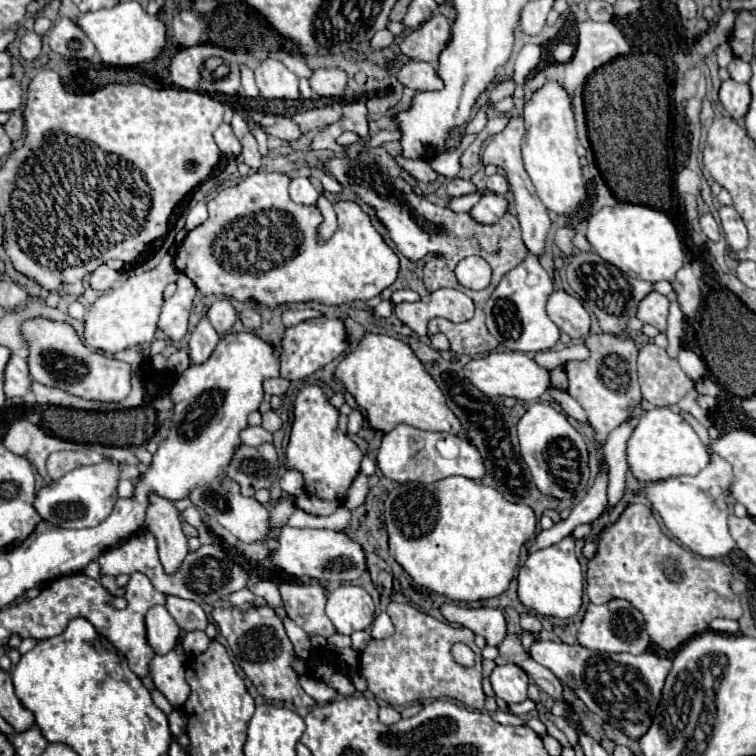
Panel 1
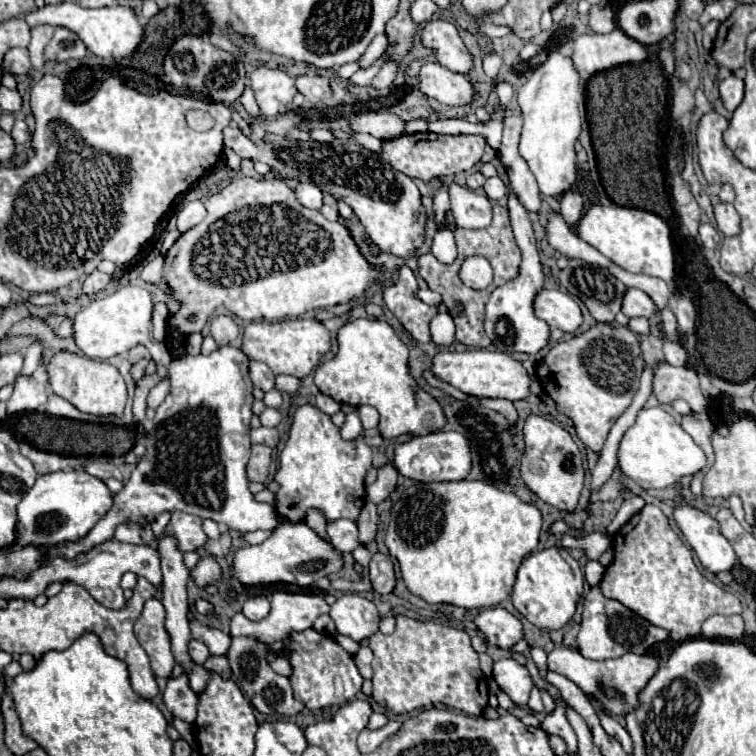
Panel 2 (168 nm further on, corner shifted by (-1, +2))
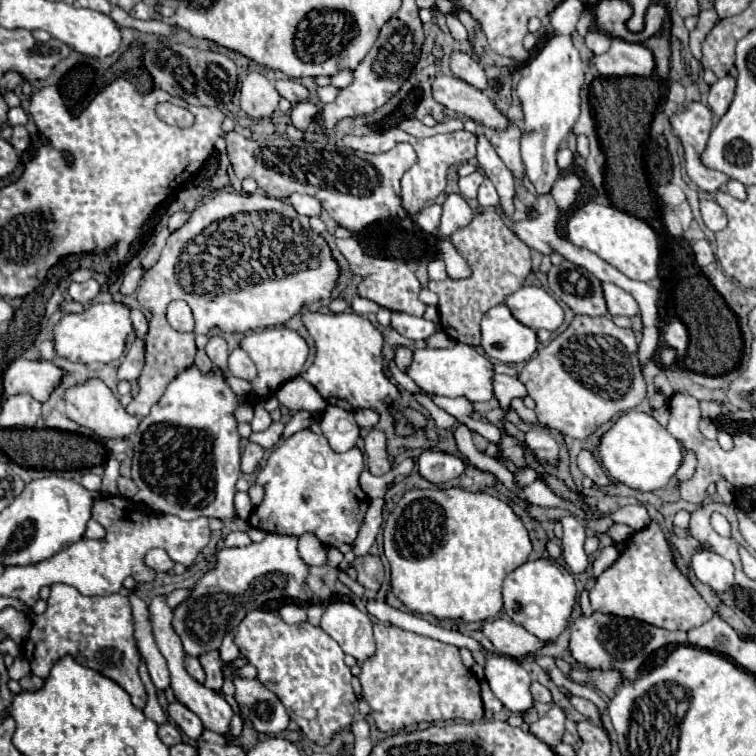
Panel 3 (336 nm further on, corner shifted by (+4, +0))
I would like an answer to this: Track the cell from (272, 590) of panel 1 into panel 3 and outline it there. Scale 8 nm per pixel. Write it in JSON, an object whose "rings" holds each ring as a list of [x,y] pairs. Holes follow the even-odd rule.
{"rings":[[[252,610],[236,630],[240,656],[258,668],[258,680],[278,694],[288,716],[316,744],[328,744],[334,732],[352,726],[356,696],[352,692],[352,674],[344,664],[344,652],[338,642],[310,622],[286,624],[274,612]]]}

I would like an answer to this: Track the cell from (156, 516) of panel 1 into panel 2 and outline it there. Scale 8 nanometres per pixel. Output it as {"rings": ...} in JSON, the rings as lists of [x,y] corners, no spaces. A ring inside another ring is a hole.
{"rings":[[[161,536],[159,542],[159,556],[161,556],[161,570],[163,570],[163,606],[165,606],[165,628],[169,632],[171,638],[171,652],[175,656],[175,662],[183,668],[183,672],[189,678],[189,688],[195,694],[201,694],[201,688],[205,688],[205,684],[209,682],[209,674],[203,666],[193,664],[189,652],[187,652],[187,644],[191,640],[191,632],[189,632],[189,622],[187,622],[187,580],[189,580],[189,572],[183,564],[183,554],[177,548],[177,542],[173,536]]]}

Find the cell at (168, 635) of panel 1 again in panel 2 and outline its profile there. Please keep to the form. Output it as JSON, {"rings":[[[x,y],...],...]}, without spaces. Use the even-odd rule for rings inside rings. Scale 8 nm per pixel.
{"rings":[[[149,598],[145,602],[143,612],[135,622],[135,636],[151,660],[153,674],[169,678],[175,660],[171,654],[169,634],[165,630],[165,608],[159,600]]]}

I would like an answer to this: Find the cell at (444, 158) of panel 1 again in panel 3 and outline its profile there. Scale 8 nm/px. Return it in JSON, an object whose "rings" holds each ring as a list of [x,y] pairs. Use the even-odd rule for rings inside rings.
{"rings":[[[448,194],[444,200],[444,212],[438,234],[452,236],[458,228],[468,226],[472,220],[474,220],[474,208],[466,202],[466,198],[462,194]]]}

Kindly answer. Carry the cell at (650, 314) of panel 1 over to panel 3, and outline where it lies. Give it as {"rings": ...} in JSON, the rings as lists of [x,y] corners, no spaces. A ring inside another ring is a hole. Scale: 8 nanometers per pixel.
{"rings":[[[602,284],[602,286],[604,286],[606,306],[608,306],[608,312],[612,316],[628,316],[628,318],[632,318],[632,316],[636,316],[640,312],[636,300],[626,290],[622,290],[616,284]]]}

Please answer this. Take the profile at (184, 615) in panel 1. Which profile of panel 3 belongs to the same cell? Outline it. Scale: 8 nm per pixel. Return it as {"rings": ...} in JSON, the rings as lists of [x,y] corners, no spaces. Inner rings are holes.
{"rings":[[[210,650],[210,652],[204,652],[200,654],[200,664],[206,672],[206,680],[204,684],[206,686],[212,686],[212,690],[220,690],[222,682],[224,682],[224,676],[222,676],[222,658],[220,658],[220,650]]]}

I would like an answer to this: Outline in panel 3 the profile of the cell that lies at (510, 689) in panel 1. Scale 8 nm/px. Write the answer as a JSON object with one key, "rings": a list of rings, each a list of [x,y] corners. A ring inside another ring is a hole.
{"rings":[[[486,652],[486,680],[494,696],[516,714],[532,708],[530,696],[530,674],[514,658],[500,658]]]}

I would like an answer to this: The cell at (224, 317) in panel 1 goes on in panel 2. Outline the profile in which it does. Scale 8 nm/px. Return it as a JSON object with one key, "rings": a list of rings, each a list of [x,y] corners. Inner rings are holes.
{"rings":[[[215,316],[211,320],[209,334],[215,338],[217,346],[227,346],[227,344],[231,344],[239,336],[239,328],[237,328],[237,324],[229,316]]]}

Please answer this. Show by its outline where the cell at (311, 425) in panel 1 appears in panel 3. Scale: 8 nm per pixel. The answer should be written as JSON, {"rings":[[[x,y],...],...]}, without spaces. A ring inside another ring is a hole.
{"rings":[[[304,428],[290,438],[282,440],[278,448],[270,454],[266,468],[260,470],[256,482],[264,486],[266,496],[264,502],[250,514],[248,524],[254,528],[260,528],[264,532],[276,532],[276,534],[294,534],[300,536],[304,532],[314,532],[326,546],[340,546],[340,544],[352,544],[358,536],[360,524],[364,520],[364,514],[368,510],[368,496],[362,492],[358,484],[358,476],[364,470],[364,456],[360,448],[350,448],[344,454],[338,454],[330,448],[326,436],[314,434],[310,428]]]}

